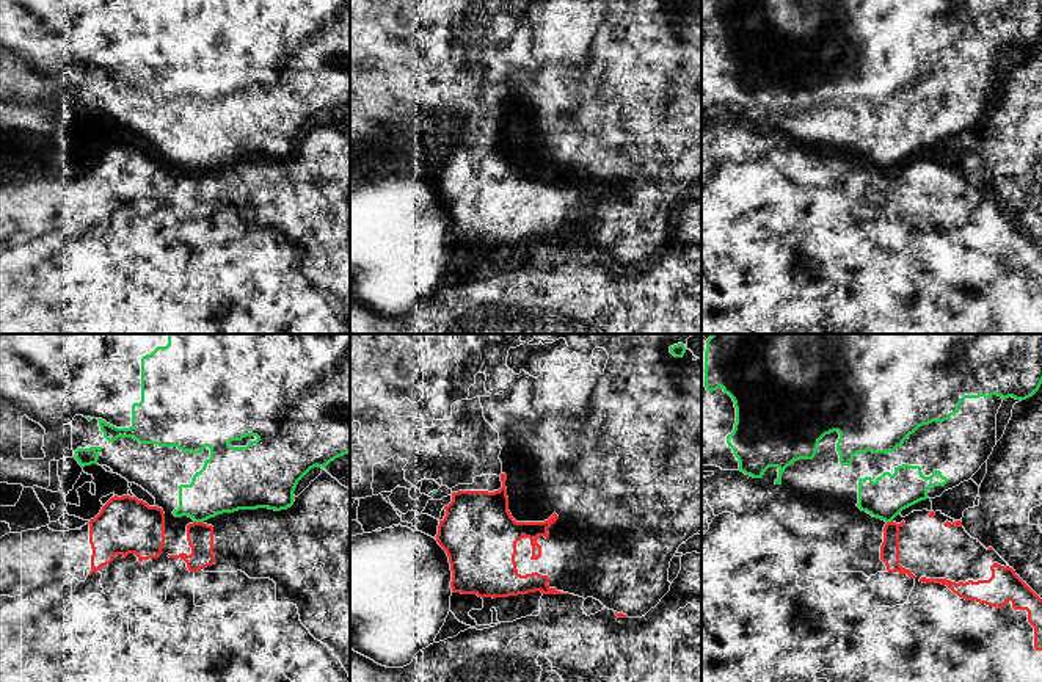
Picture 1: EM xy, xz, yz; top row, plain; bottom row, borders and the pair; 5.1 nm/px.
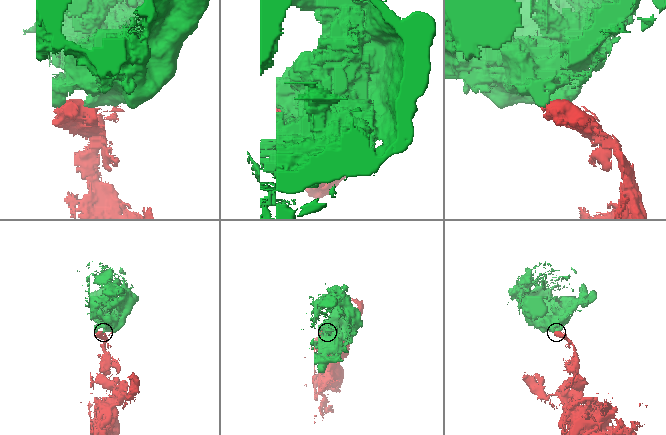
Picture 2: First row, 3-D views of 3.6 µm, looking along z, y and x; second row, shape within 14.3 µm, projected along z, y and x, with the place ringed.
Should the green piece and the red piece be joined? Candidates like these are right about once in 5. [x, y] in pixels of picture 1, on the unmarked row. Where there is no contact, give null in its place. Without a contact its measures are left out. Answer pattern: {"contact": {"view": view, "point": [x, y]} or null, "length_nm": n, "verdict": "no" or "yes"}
{"contact": {"view": "xy", "point": [200, 170]}, "length_nm": 50, "verdict": "no"}

